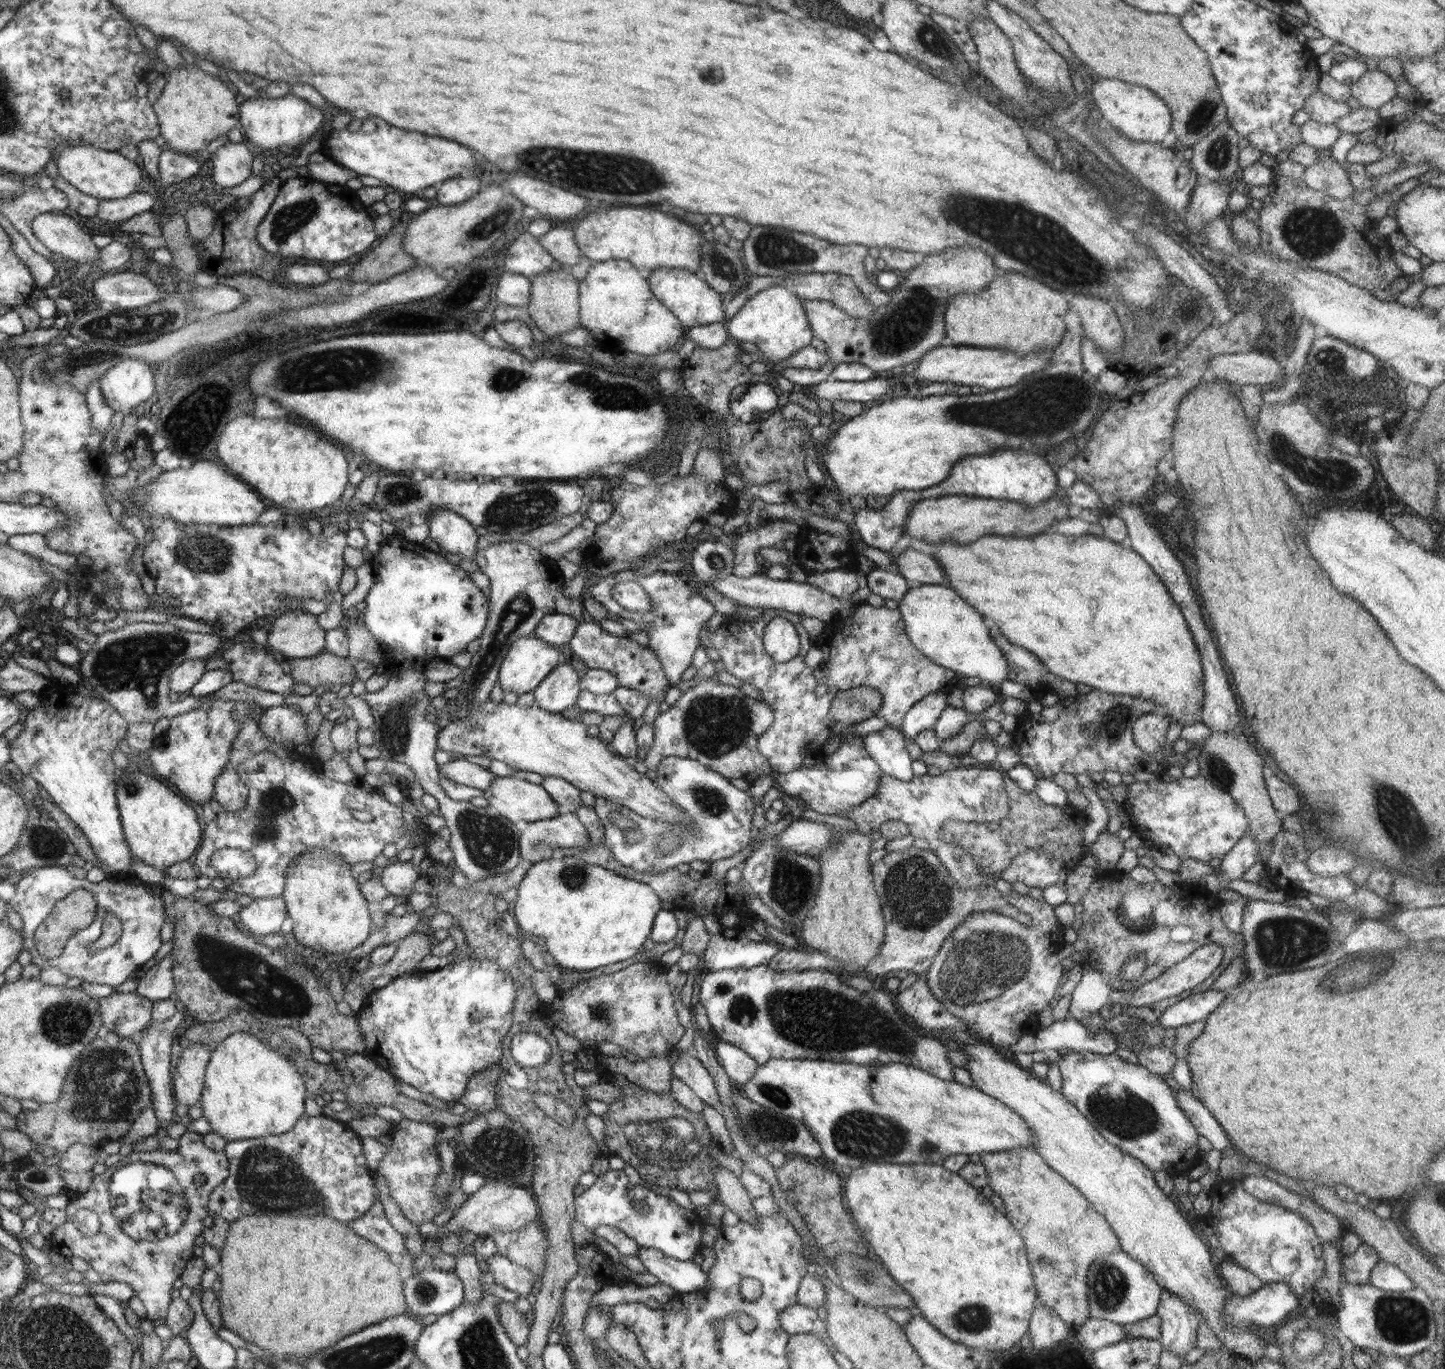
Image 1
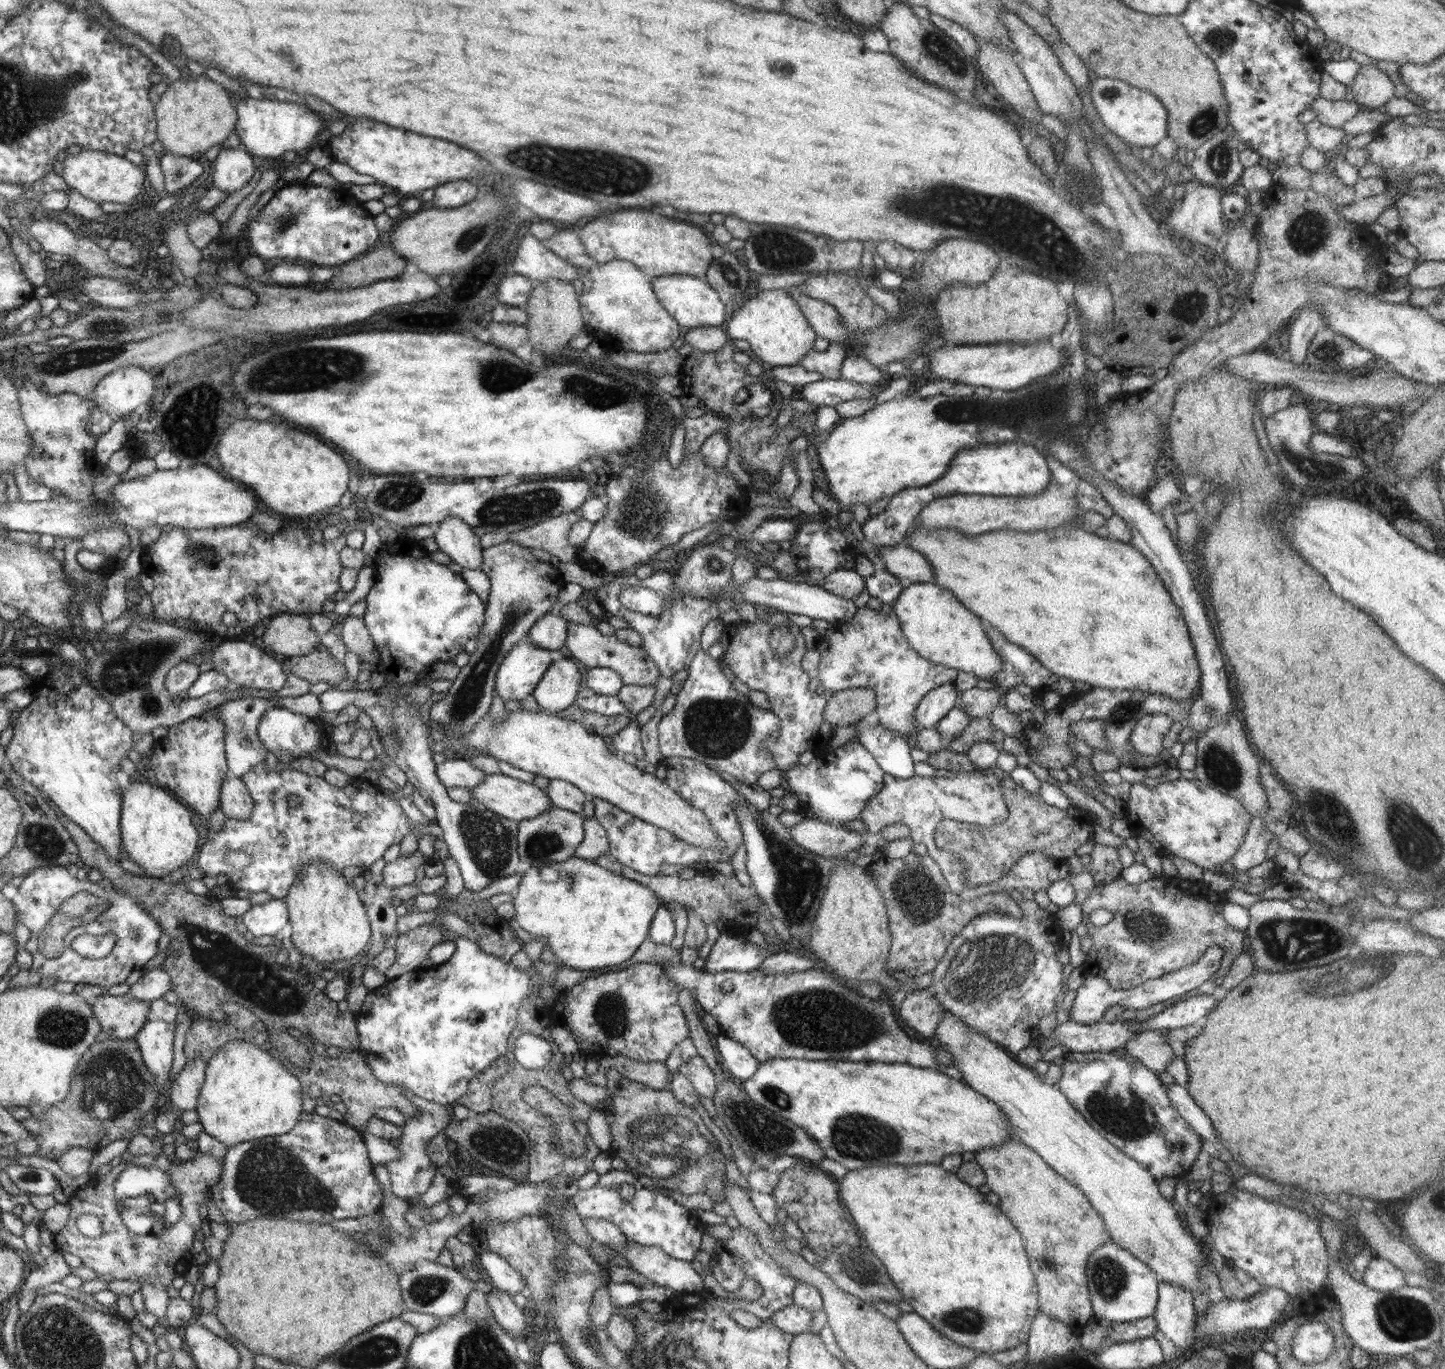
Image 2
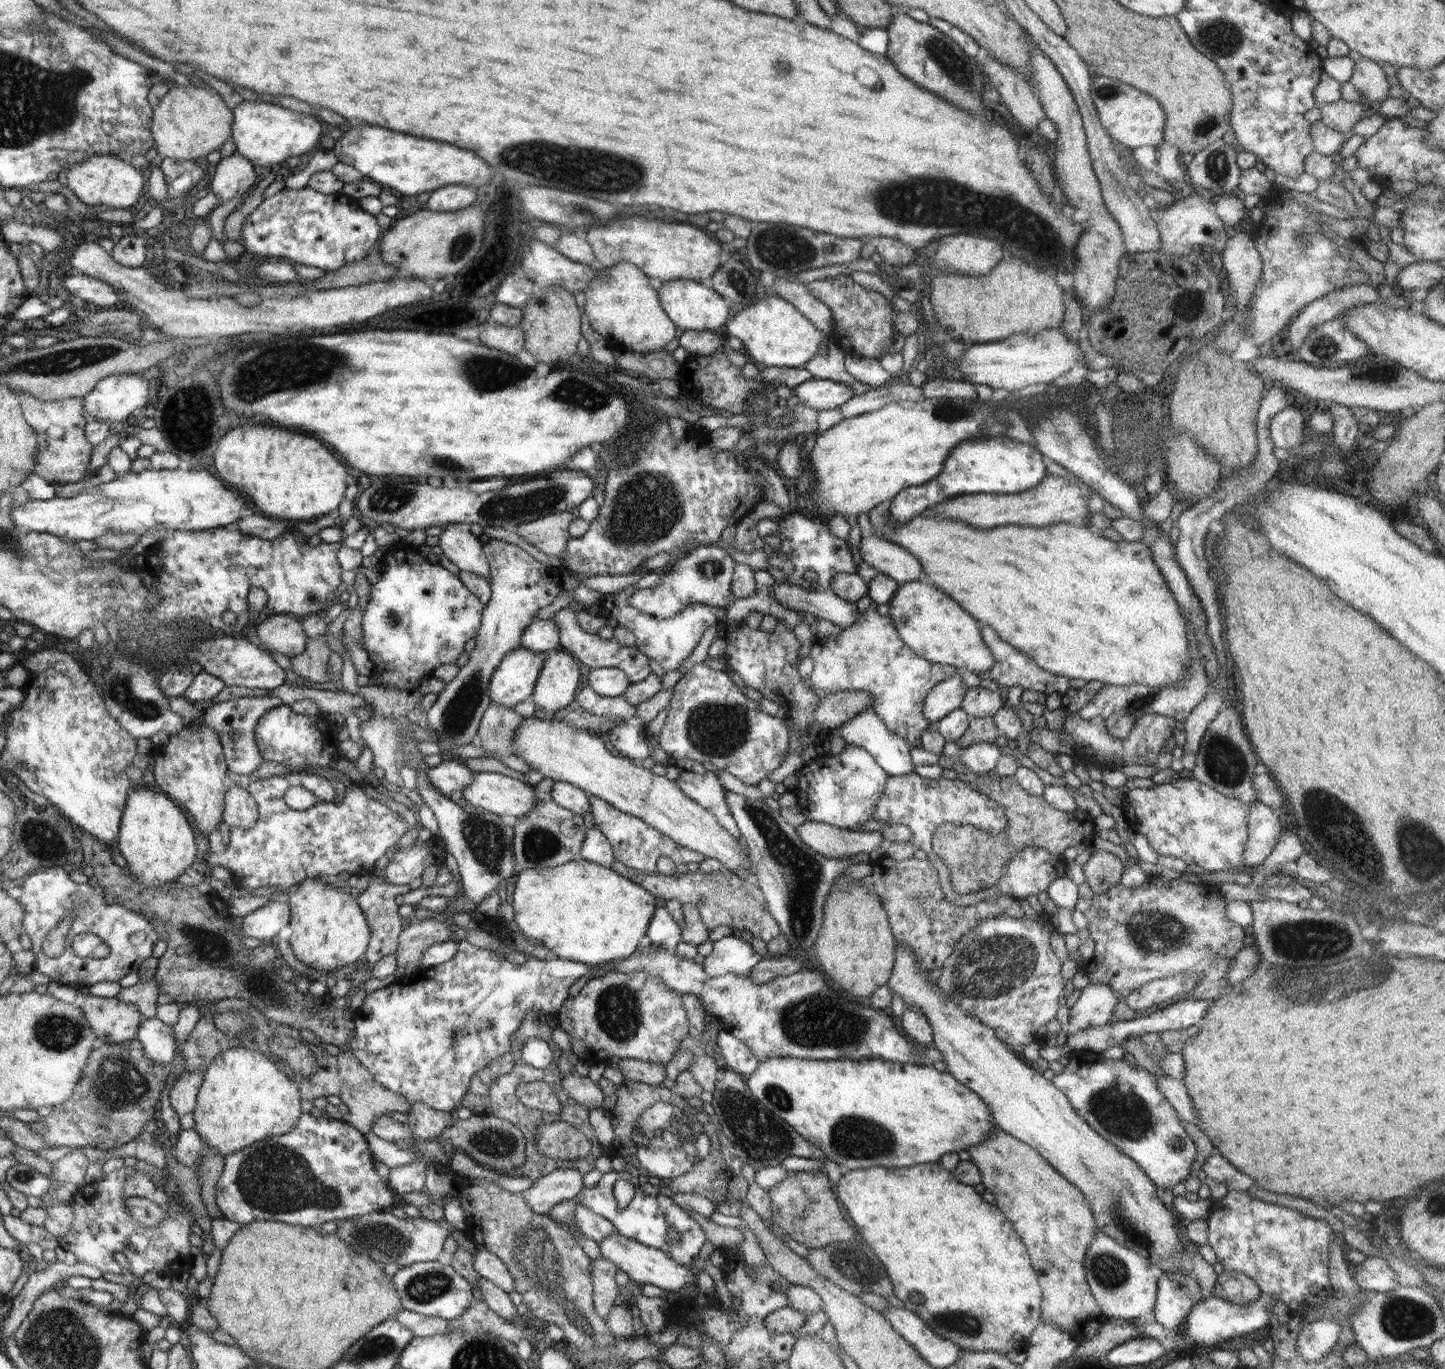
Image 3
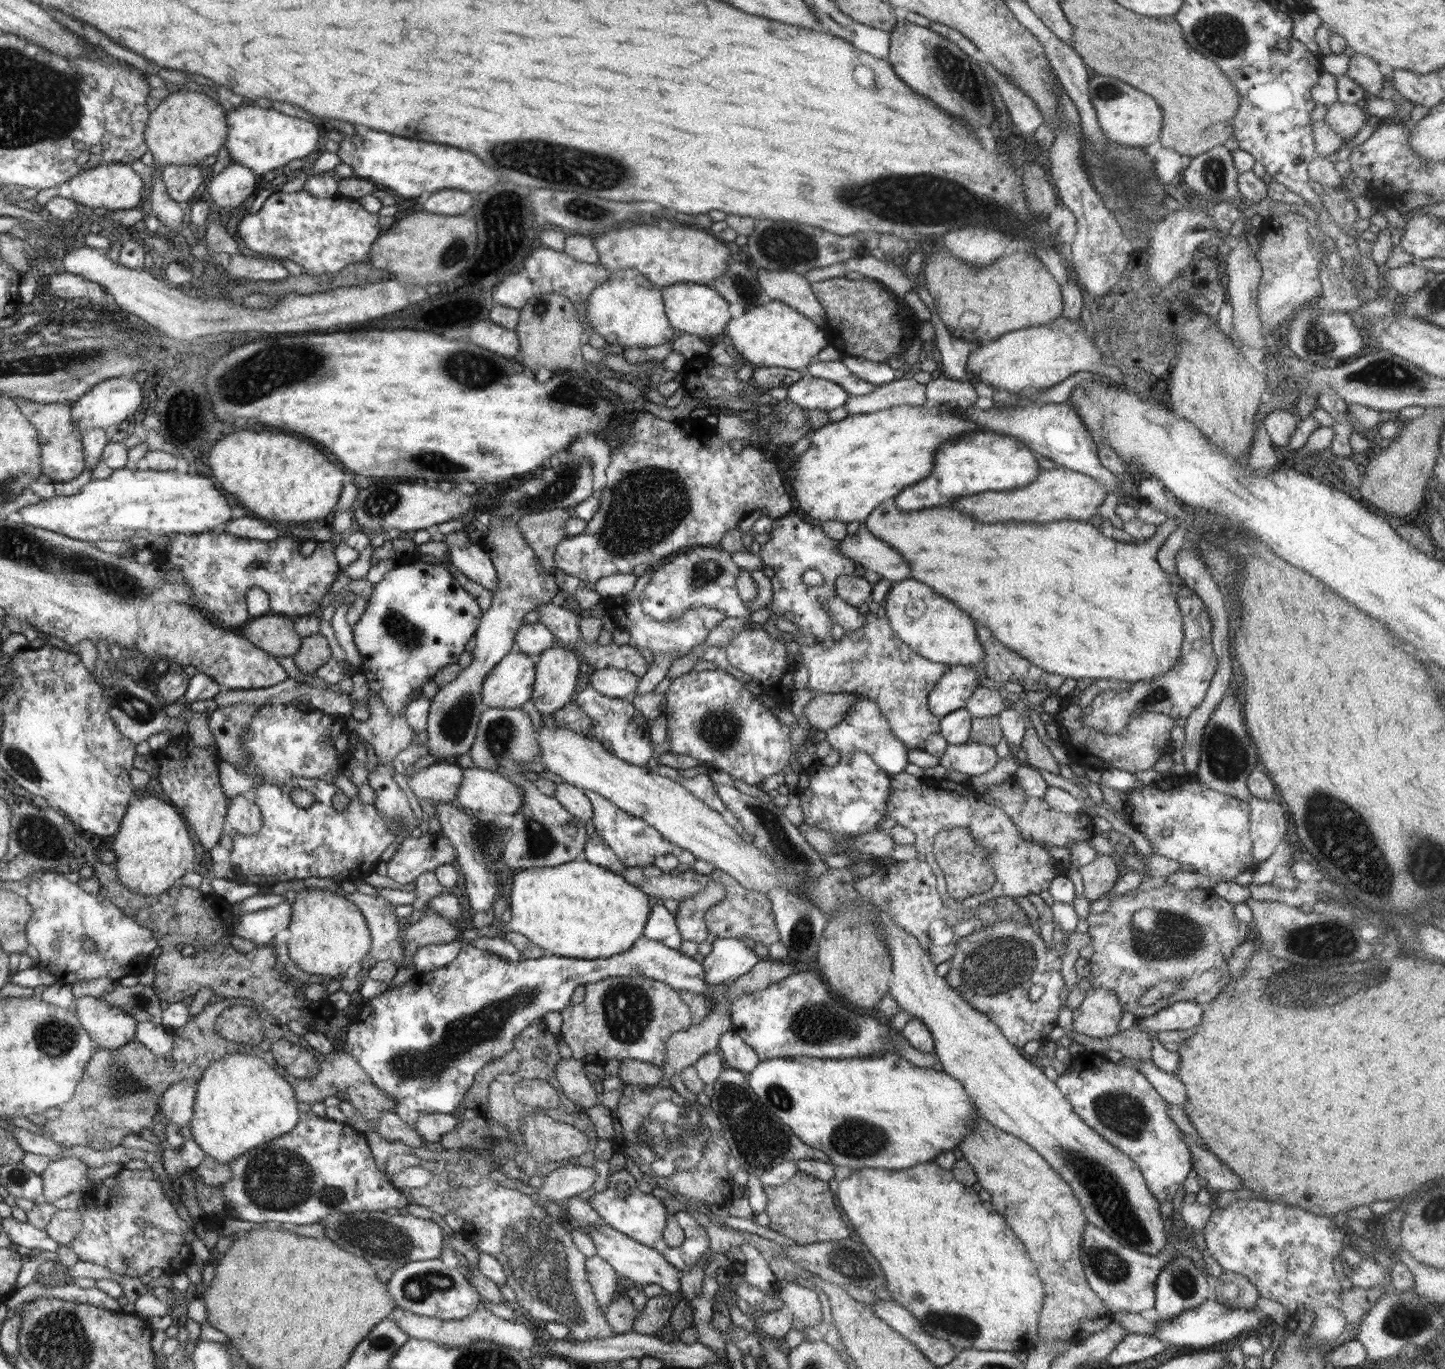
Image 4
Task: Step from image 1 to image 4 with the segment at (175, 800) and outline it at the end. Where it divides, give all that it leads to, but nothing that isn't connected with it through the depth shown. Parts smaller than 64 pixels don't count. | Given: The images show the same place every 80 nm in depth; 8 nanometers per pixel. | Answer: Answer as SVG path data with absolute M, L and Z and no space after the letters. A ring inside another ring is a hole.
M138 792L138 796L139 799L136 800L134 805L127 807L127 812L123 816L119 831L114 835L110 850L116 854L118 860L116 860L117 864L114 864L114 866L116 866L119 880L124 885L130 888L132 892L142 896L158 896L174 887L182 876L195 871L190 866L196 860L196 848L192 844L186 820L182 818L182 813L175 805L142 792Z

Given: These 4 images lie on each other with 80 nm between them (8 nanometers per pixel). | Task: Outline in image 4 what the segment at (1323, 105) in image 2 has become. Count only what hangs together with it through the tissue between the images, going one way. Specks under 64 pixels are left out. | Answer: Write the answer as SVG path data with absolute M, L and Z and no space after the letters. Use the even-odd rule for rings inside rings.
M1340 103L1328 106L1324 122L1330 129L1340 135L1345 142L1354 138L1371 117L1362 109L1361 104Z

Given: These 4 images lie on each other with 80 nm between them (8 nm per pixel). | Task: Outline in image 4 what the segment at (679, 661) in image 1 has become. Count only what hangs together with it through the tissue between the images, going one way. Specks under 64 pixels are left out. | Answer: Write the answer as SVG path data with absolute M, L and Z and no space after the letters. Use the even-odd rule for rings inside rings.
M644 573L642 577L636 581L632 591L626 596L621 596L620 599L606 599L603 605L607 610L618 628L626 631L630 635L631 644L642 649L646 648L653 654L668 654L668 656L686 656L692 651L692 648L703 644L712 631L716 629L718 624L722 623L726 616L724 613L715 610L701 607L685 613L680 619L670 623L660 623L659 621L650 618L642 609L640 598L643 596L644 588L649 584L651 576L649 573Z

